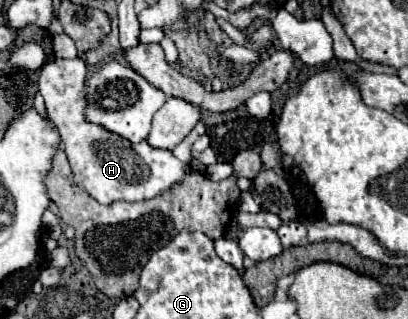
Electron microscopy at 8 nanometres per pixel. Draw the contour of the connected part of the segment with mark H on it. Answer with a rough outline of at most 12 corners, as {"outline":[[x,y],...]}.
{"outline":[[55,58],[39,92],[75,180],[97,202],[181,182],[169,150],[83,118],[87,66]]}

